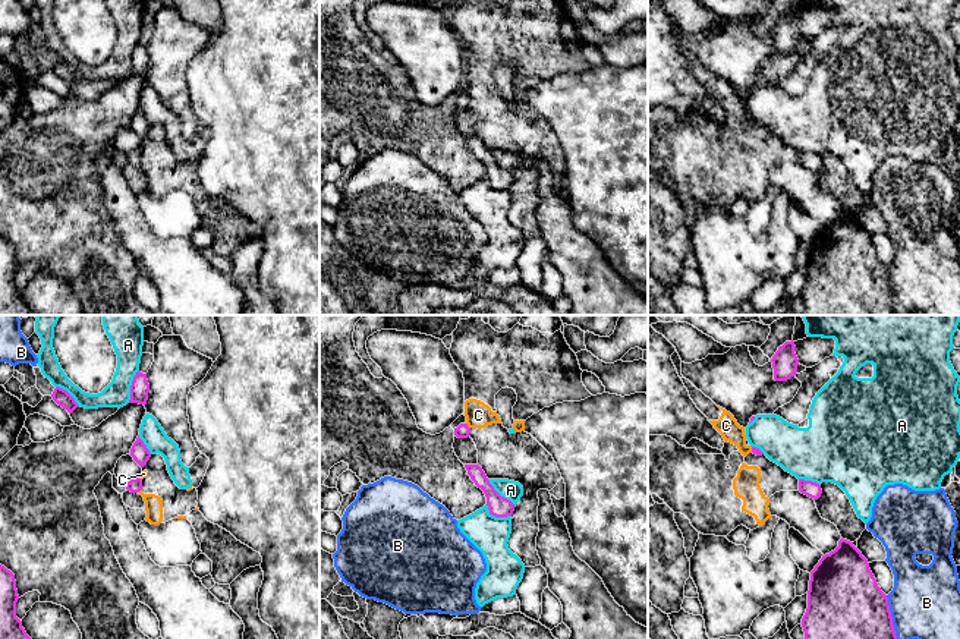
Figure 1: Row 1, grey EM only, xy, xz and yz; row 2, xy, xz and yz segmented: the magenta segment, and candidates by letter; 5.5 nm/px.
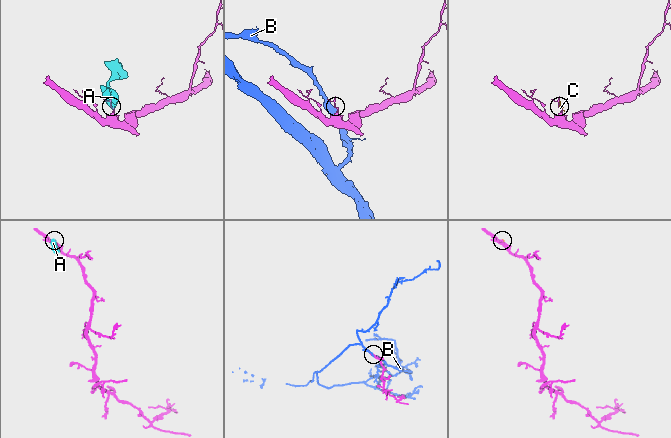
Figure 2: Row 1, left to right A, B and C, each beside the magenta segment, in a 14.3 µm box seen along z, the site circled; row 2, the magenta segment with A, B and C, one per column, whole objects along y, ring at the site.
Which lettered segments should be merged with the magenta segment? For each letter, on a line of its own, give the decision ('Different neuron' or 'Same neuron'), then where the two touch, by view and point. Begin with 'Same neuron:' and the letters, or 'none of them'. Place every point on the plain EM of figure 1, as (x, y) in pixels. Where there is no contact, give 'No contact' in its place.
Same neuron: none of them
A: Different neuron. Touches magenta at xy (131, 57)
B: Different neuron. Touches magenta at yz (894, 302)
C: Different neuron. Touches magenta at xz (466, 97)

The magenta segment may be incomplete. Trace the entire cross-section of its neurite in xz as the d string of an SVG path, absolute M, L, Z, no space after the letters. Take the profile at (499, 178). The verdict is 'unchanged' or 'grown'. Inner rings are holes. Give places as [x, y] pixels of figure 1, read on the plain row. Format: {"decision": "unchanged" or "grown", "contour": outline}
{"decision": "unchanged", "contour": "M465 136L465 139L475 157L484 163L490 186L495 189L512 188L514 183L514 176L494 161L482 139L479 136Z"}

